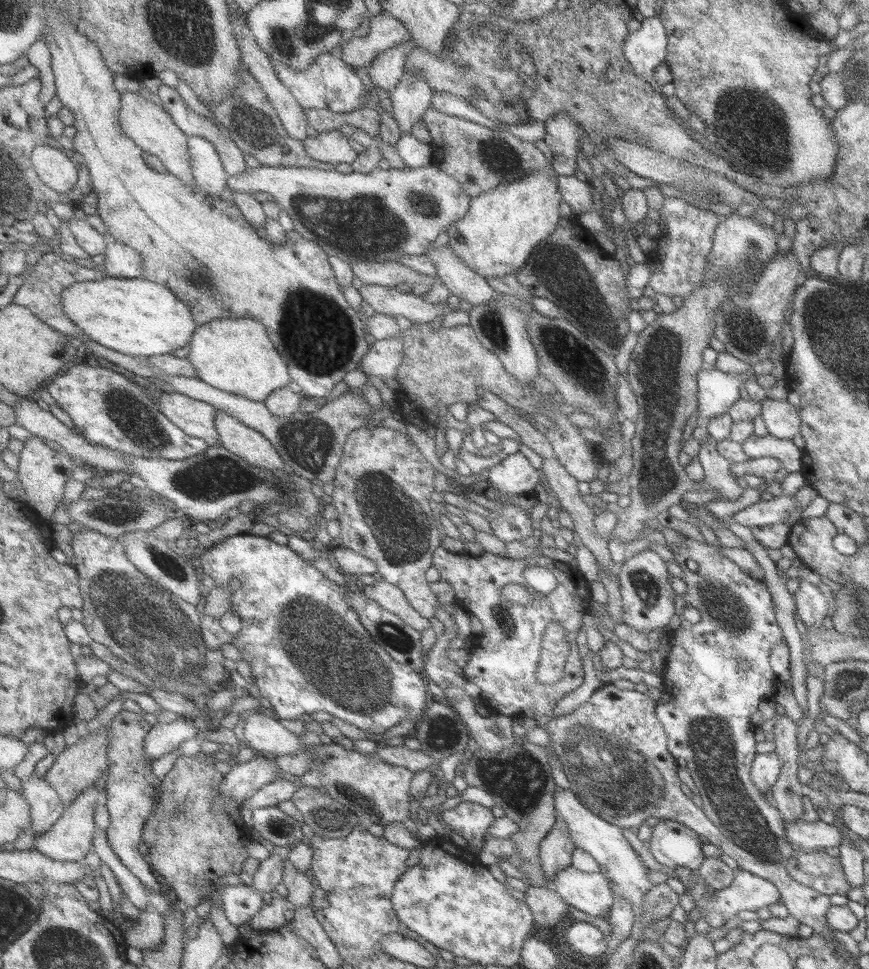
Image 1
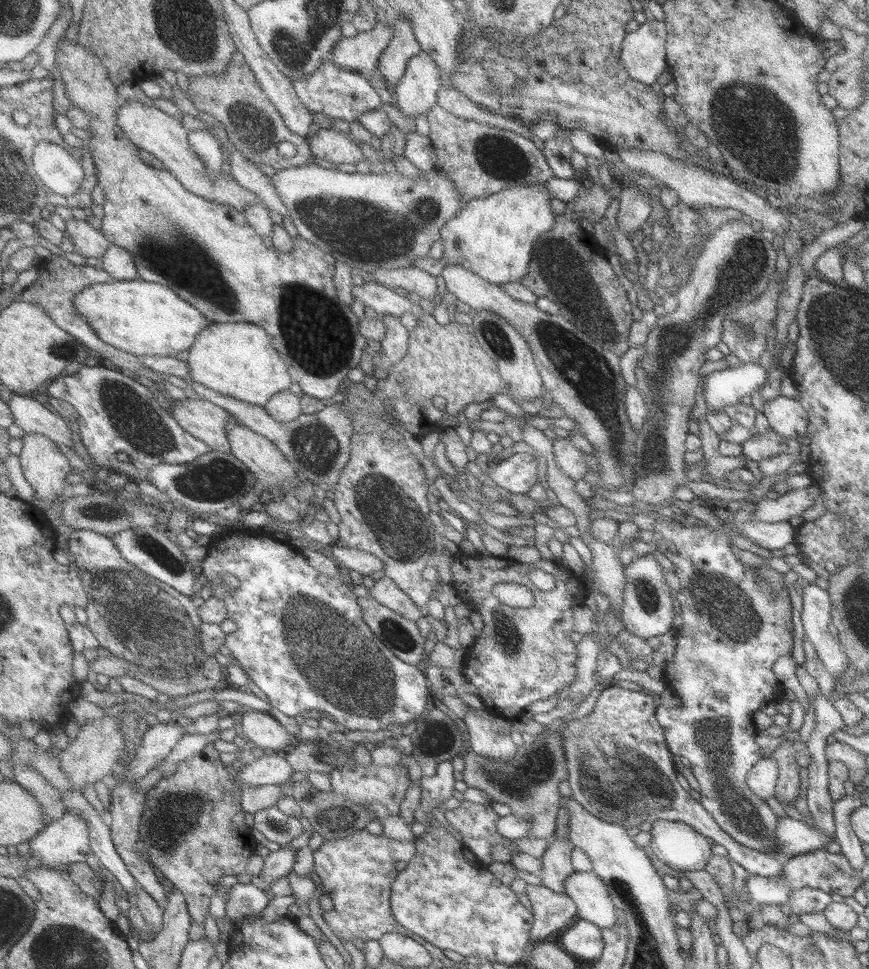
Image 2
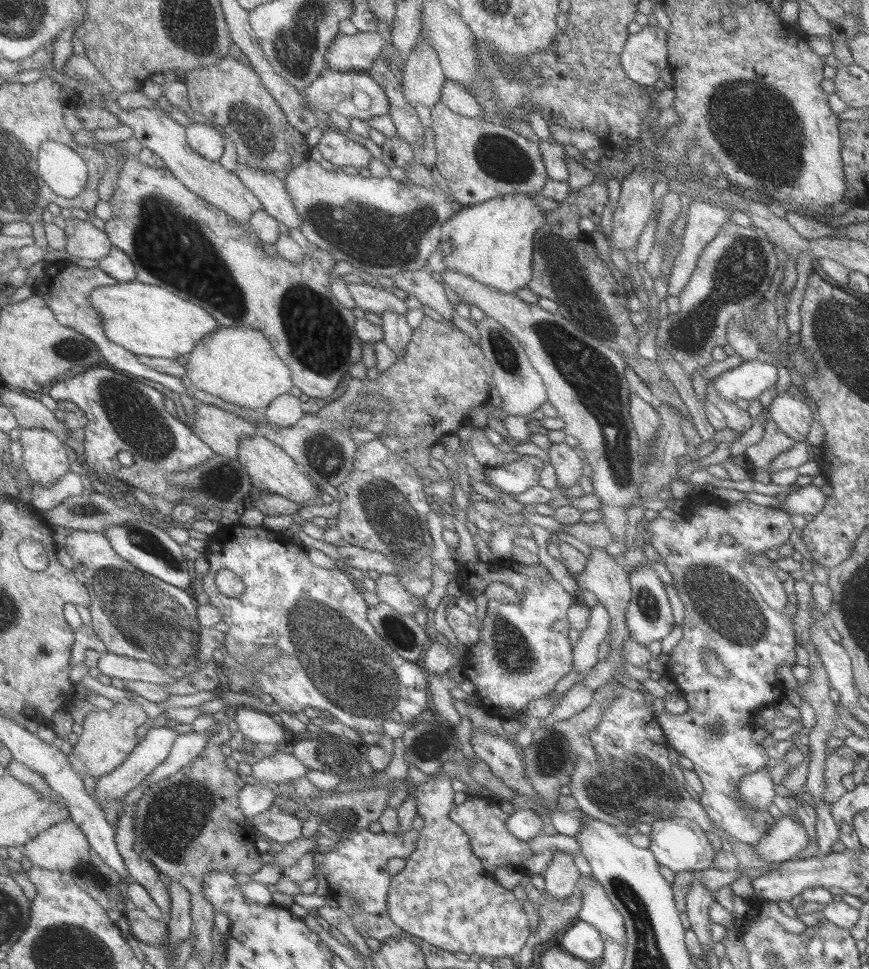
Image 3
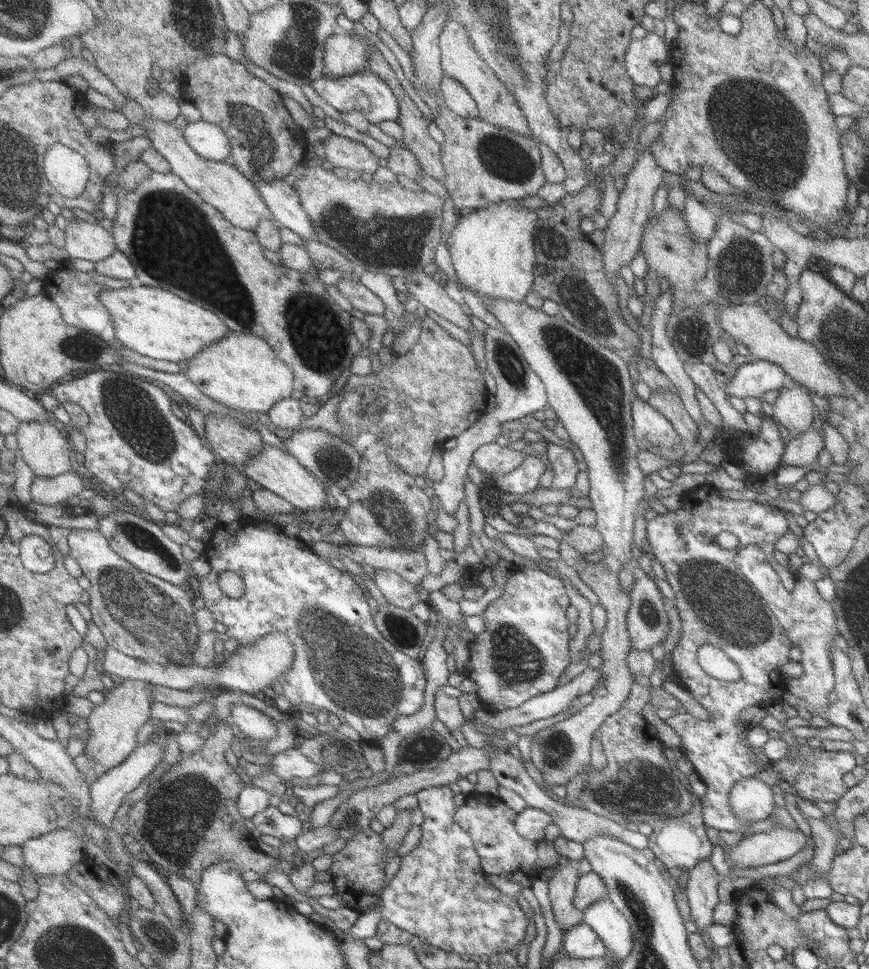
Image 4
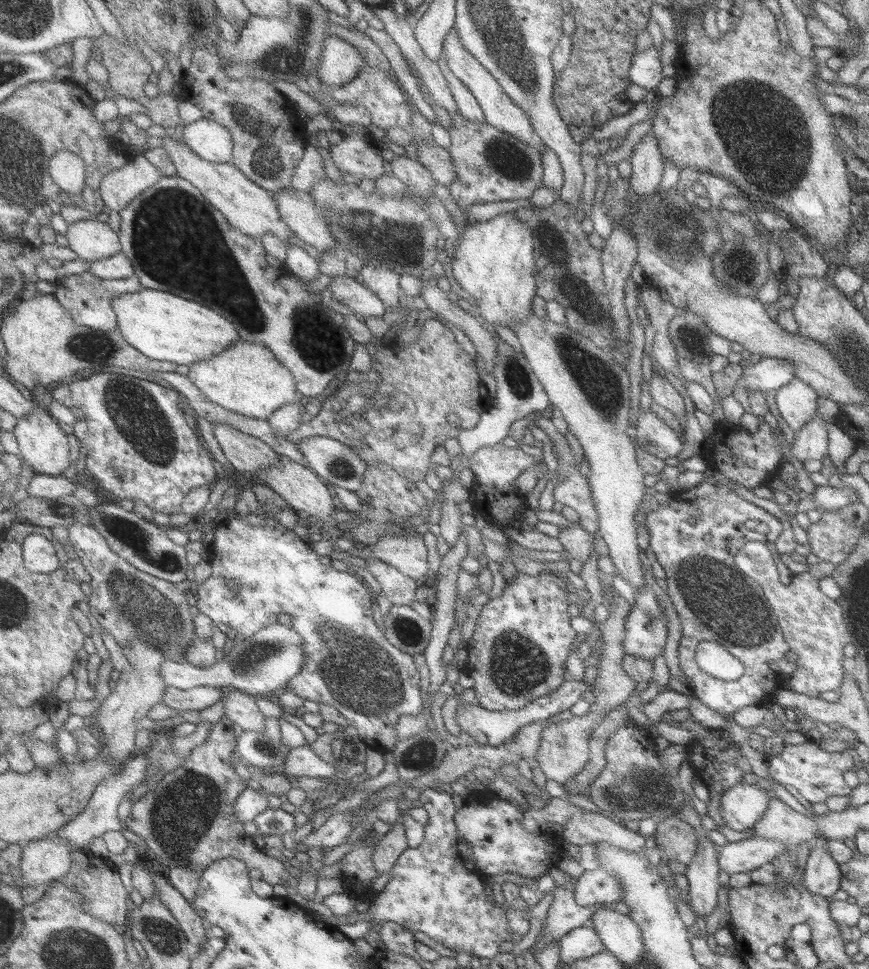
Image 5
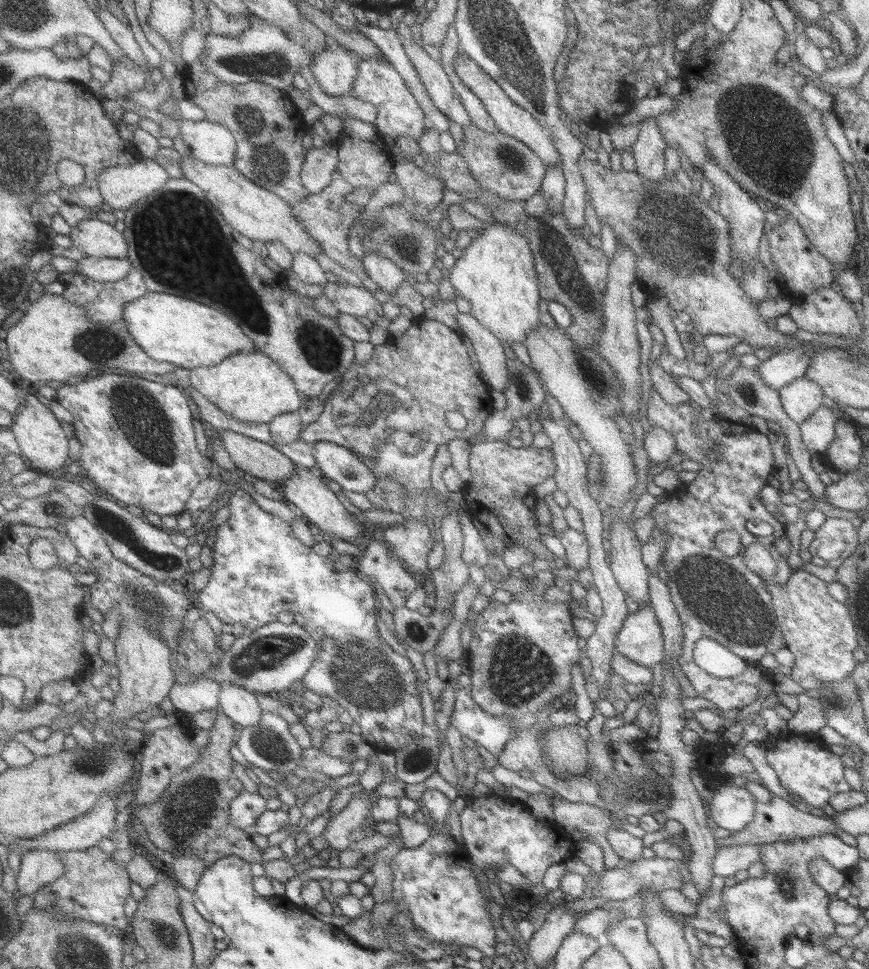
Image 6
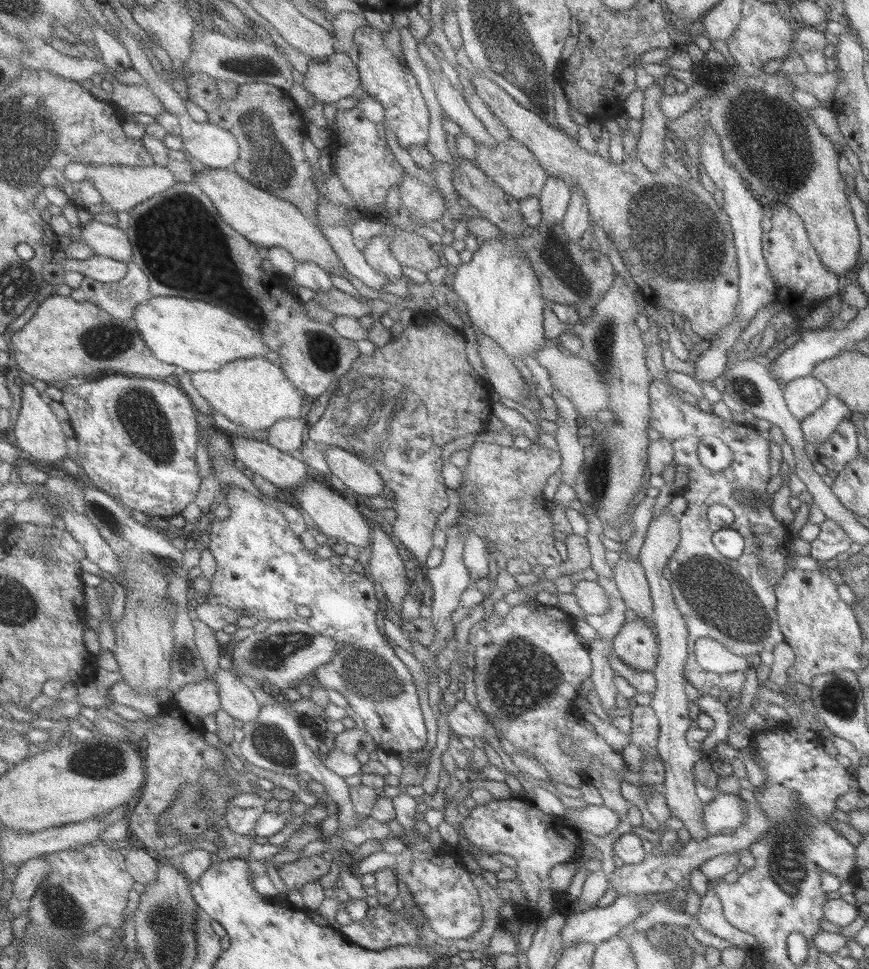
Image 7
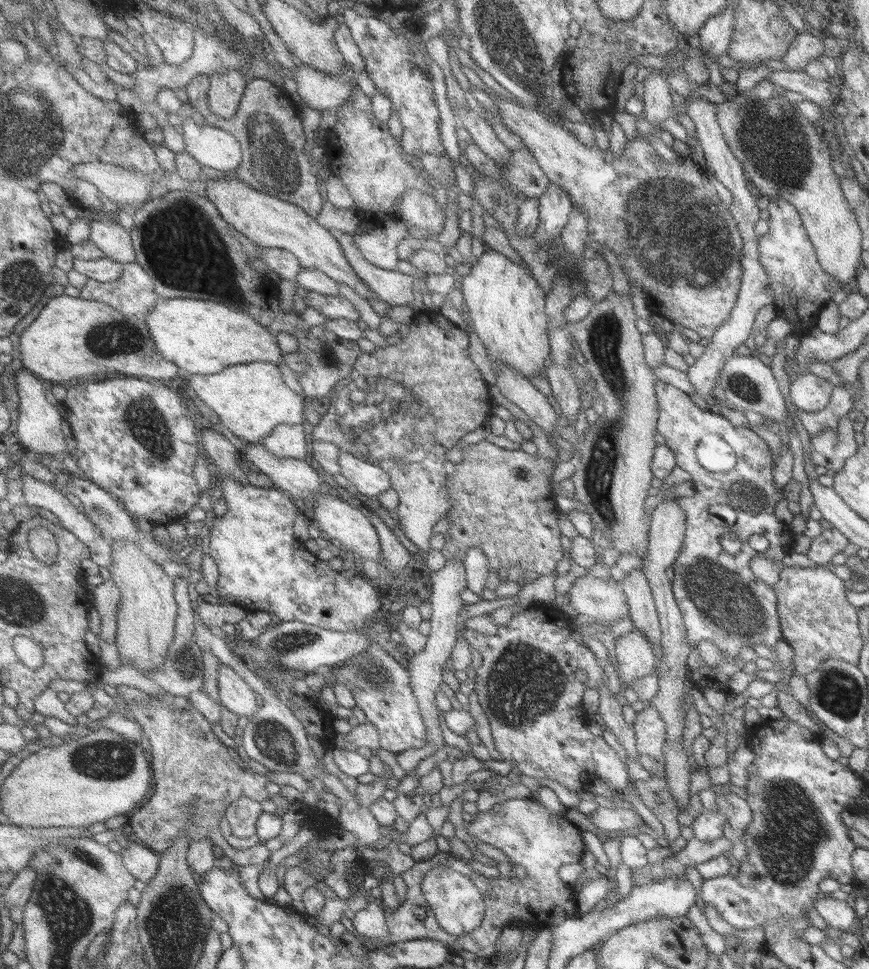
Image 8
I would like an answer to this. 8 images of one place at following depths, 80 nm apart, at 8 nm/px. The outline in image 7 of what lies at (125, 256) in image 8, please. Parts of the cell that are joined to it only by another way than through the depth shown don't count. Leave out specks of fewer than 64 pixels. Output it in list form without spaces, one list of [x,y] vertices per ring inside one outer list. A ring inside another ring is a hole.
[[[91,220],[83,227],[81,242],[91,246],[96,255],[127,264],[134,261],[134,247],[131,246],[129,235],[126,229],[116,225]]]

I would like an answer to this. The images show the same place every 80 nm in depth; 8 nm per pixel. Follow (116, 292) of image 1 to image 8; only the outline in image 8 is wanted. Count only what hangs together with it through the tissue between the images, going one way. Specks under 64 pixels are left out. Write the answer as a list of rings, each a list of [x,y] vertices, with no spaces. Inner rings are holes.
[[[187,298],[164,299],[151,309],[145,320],[163,356],[191,375],[217,374],[229,366],[252,362],[272,362],[273,364],[283,362],[283,352],[279,350],[281,342],[277,341],[275,335],[250,314],[235,310],[235,307],[227,306],[227,304],[207,302],[207,300],[187,300]]]

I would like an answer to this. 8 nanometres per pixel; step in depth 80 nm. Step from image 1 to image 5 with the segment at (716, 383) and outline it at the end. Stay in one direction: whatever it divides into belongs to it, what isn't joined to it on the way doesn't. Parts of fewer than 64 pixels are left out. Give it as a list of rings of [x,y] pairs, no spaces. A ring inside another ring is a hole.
[[[760,358],[757,363],[742,369],[740,379],[747,392],[763,394],[776,391],[794,377],[792,364],[778,358]]]

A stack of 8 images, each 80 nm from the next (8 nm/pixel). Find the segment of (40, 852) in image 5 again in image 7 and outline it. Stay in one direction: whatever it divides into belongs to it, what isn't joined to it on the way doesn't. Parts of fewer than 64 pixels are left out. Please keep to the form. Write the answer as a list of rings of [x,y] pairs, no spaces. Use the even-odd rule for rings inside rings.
[[[44,856],[32,858],[19,868],[18,876],[11,882],[12,894],[22,905],[26,905],[33,898],[38,886],[45,882],[45,878],[49,878],[51,868]]]

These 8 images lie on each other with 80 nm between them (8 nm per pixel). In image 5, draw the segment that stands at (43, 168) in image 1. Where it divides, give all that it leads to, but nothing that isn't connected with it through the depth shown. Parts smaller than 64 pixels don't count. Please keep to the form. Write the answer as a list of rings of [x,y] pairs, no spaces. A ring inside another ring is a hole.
[[[59,151],[55,157],[51,157],[49,171],[53,182],[59,186],[61,192],[77,195],[86,185],[86,166],[71,152]]]

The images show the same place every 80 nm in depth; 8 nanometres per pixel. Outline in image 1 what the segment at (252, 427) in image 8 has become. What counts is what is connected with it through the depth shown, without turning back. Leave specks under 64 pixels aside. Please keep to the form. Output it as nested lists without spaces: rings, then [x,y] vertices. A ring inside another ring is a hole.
[[[220,318],[205,324],[199,324],[194,337],[189,344],[188,358],[194,363],[196,377],[215,389],[250,399],[254,402],[266,403],[275,391],[291,384],[290,365],[278,351],[278,347],[271,340],[269,331],[261,322],[253,318]]]

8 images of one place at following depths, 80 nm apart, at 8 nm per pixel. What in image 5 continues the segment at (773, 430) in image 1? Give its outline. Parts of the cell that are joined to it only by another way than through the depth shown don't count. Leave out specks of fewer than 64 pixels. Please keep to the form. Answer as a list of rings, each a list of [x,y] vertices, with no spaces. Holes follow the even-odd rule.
[[[795,377],[773,393],[777,414],[793,433],[797,432],[801,426],[817,414],[815,390]]]

